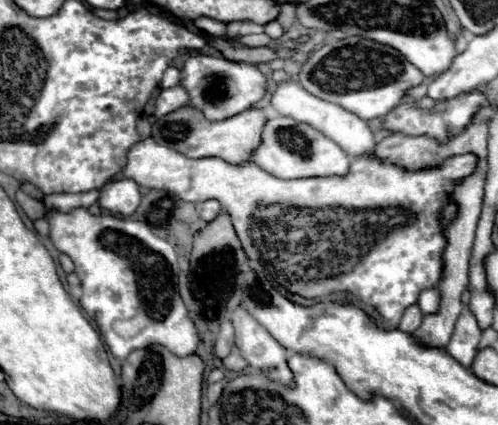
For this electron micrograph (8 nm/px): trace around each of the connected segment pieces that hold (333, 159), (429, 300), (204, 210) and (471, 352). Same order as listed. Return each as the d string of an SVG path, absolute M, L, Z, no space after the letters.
M275 115L267 119L259 147L249 155L249 161L257 163L267 173L279 179L299 179L299 177L325 177L325 175L345 175L349 169L349 155L337 147L329 137L325 137L315 127L299 123L291 117Z
M425 289L421 295L419 295L419 307L425 315L429 313L435 313L439 309L439 291L437 289Z
M209 199L209 201L201 201L195 205L197 207L197 213L203 221L211 221L219 211L221 211L221 203L215 201L215 199Z
M461 313L457 323L455 323L453 337L451 337L449 345L445 347L445 351L449 355L453 355L453 359L457 359L463 367L469 367L473 363L475 353L477 353L479 339L481 339L481 329L477 325L475 315Z

